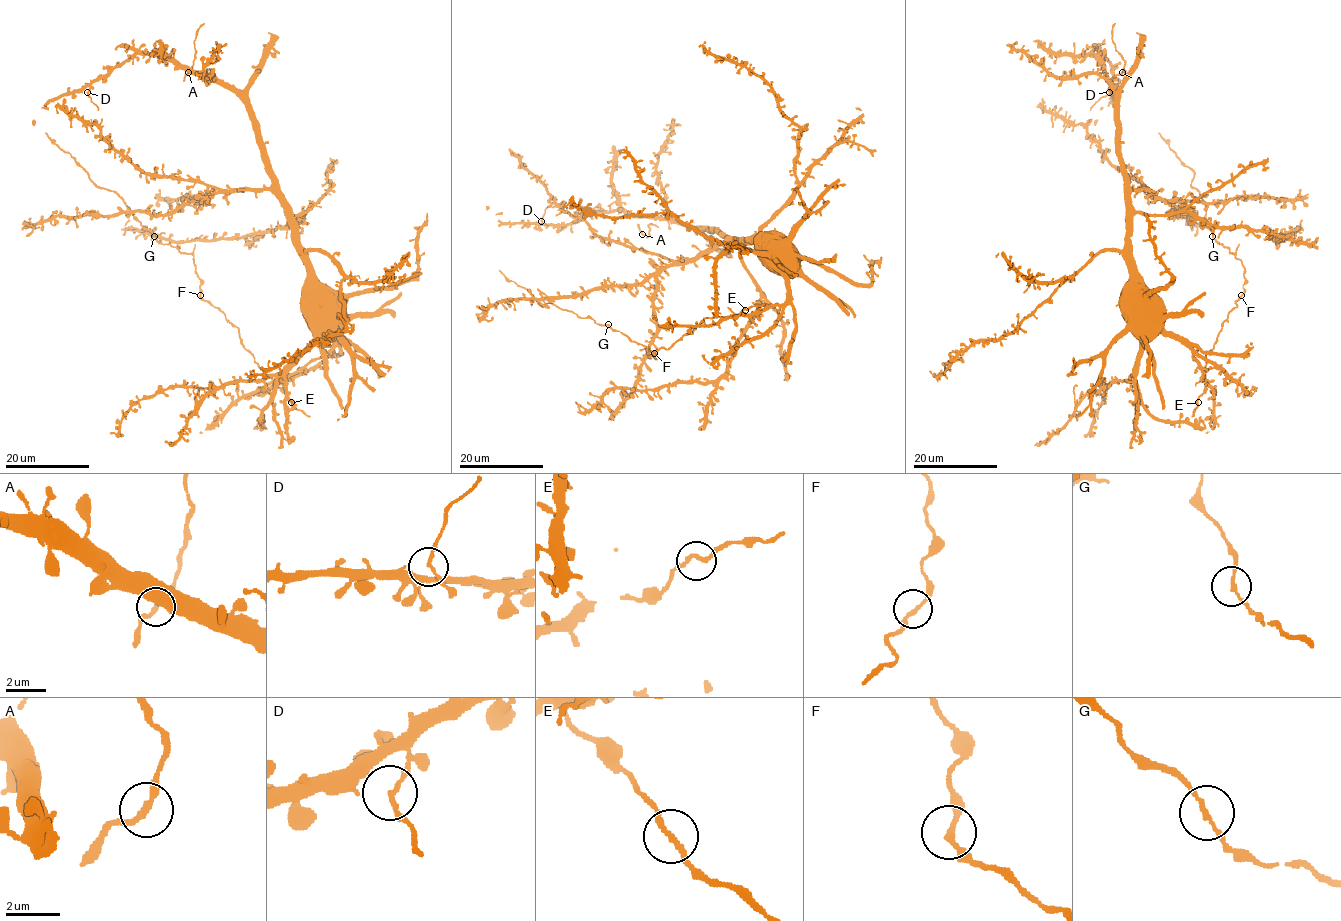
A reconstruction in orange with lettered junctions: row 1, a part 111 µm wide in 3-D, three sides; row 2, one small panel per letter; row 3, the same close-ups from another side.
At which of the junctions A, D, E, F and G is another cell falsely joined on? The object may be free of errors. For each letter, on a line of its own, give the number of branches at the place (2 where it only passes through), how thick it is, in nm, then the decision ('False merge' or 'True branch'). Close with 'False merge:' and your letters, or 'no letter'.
A: Branches: 2. Thickness 190 nm. True branch
D: Branches: 2. Thickness 140 nm. True branch
E: Branches: 2. Thickness 170 nm. True branch
F: Branches: 2. Thickness 190 nm. True branch
G: Branches: 2. Thickness 140 nm. True branch
False merge: no letter

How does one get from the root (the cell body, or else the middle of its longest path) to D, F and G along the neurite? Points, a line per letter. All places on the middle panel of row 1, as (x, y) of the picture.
D: (760, 247), (732, 241), (722, 232), (625, 211), (594, 211), (564, 224), (541, 221)
F: (760, 247), (759, 254), (787, 278), (784, 302), (751, 314), (705, 318), (691, 334), (654, 353)
G: (760, 247), (759, 254), (787, 278), (782, 304), (705, 318), (655, 357), (608, 324)

